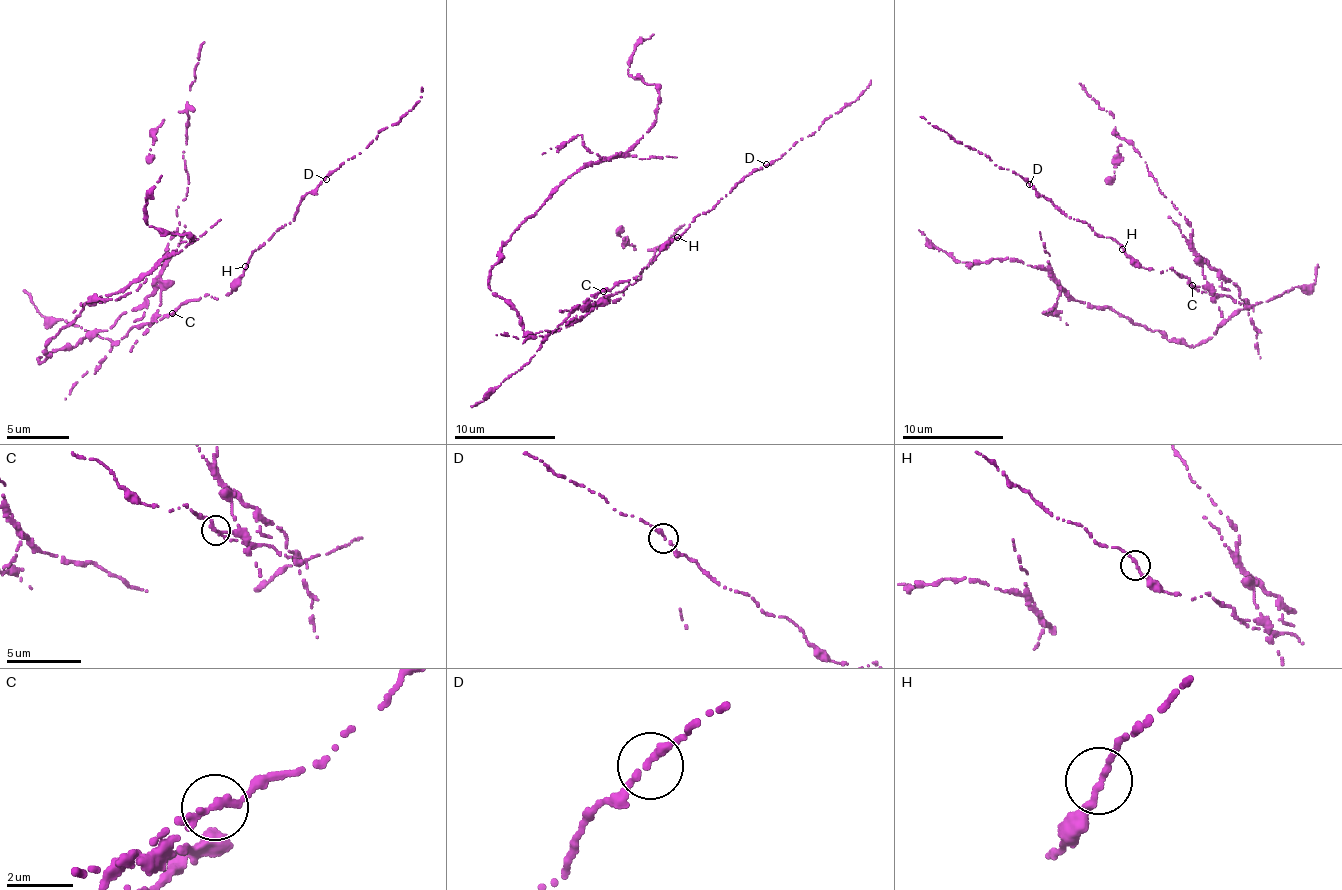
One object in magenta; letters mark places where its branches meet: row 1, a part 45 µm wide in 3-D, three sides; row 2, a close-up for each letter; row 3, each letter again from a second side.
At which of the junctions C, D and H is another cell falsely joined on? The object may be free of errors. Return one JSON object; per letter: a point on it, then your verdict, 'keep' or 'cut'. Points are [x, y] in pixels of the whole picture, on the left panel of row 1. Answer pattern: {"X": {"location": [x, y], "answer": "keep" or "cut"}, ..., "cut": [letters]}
{"C": {"location": [172, 313], "answer": "cut"}, "D": {"location": [326, 179], "answer": "keep"}, "H": {"location": [245, 266], "answer": "keep"}, "cut": ["C"]}

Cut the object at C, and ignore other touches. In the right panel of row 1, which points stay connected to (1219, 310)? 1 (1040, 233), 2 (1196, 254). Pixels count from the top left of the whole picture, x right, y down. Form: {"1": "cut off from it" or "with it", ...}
{"1": "with it", "2": "with it"}

